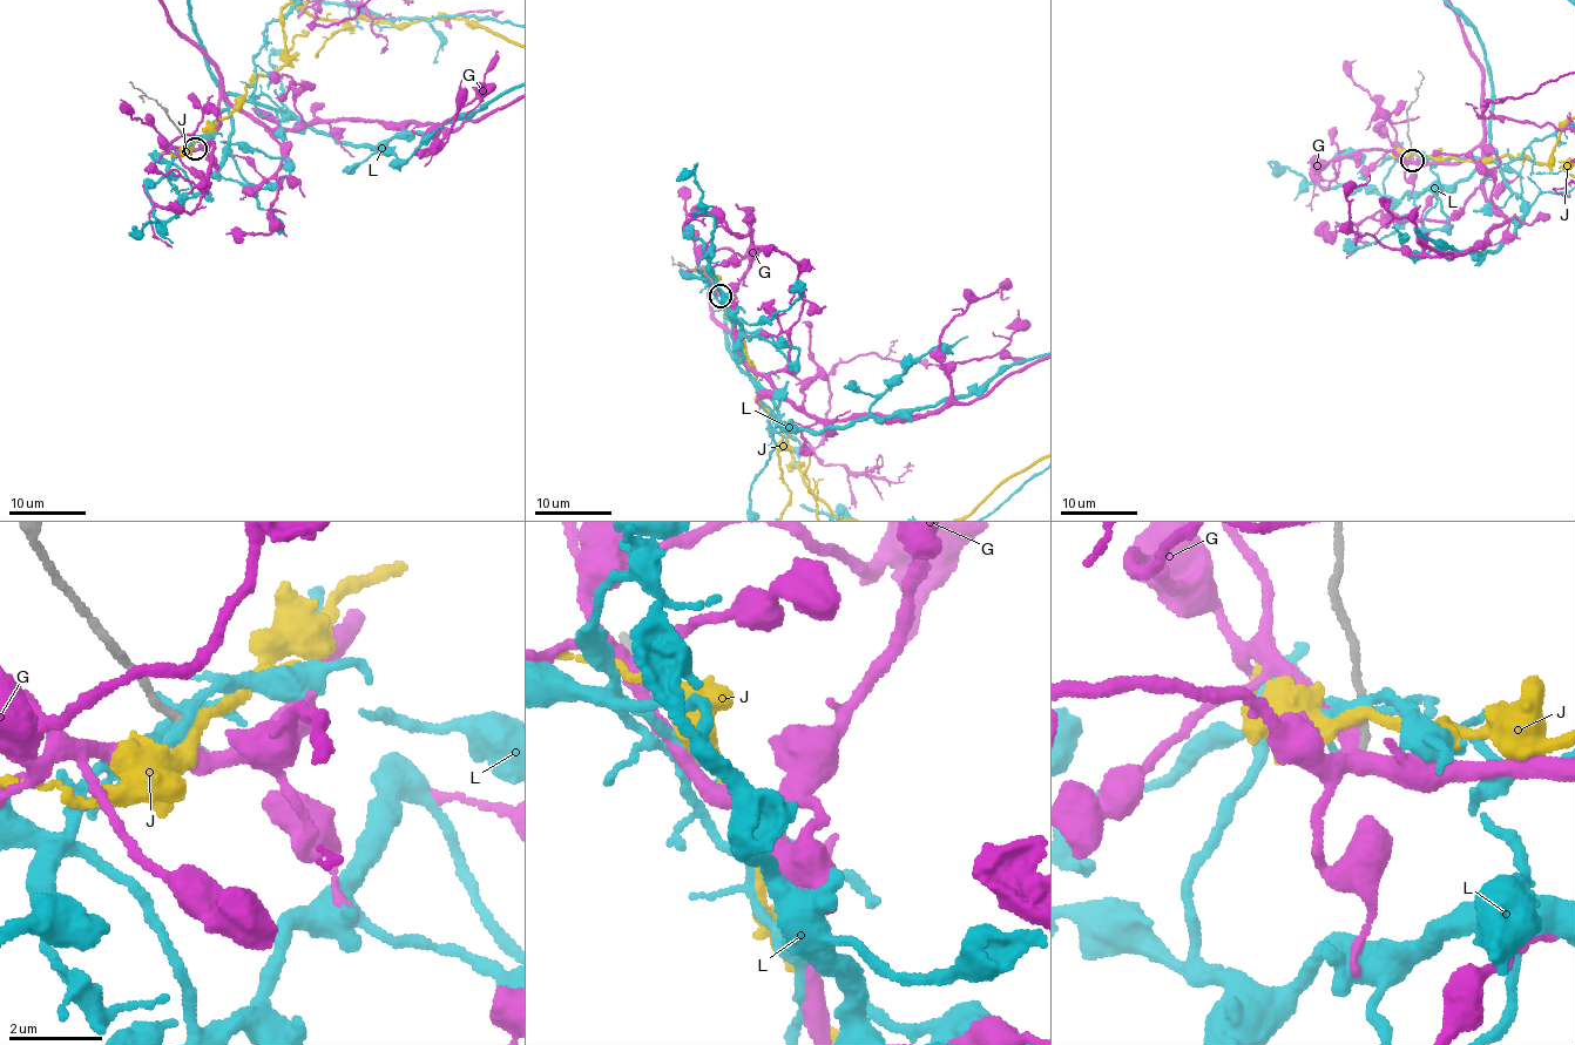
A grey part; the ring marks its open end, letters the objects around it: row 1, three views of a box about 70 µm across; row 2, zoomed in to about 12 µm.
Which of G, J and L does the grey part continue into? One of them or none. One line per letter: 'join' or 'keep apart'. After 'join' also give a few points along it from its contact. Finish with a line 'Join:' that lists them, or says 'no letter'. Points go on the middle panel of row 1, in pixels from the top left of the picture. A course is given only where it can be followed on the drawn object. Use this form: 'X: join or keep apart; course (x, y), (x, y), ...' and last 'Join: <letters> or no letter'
G: keep apart
J: keep apart
L: keep apart
Join: no letter

